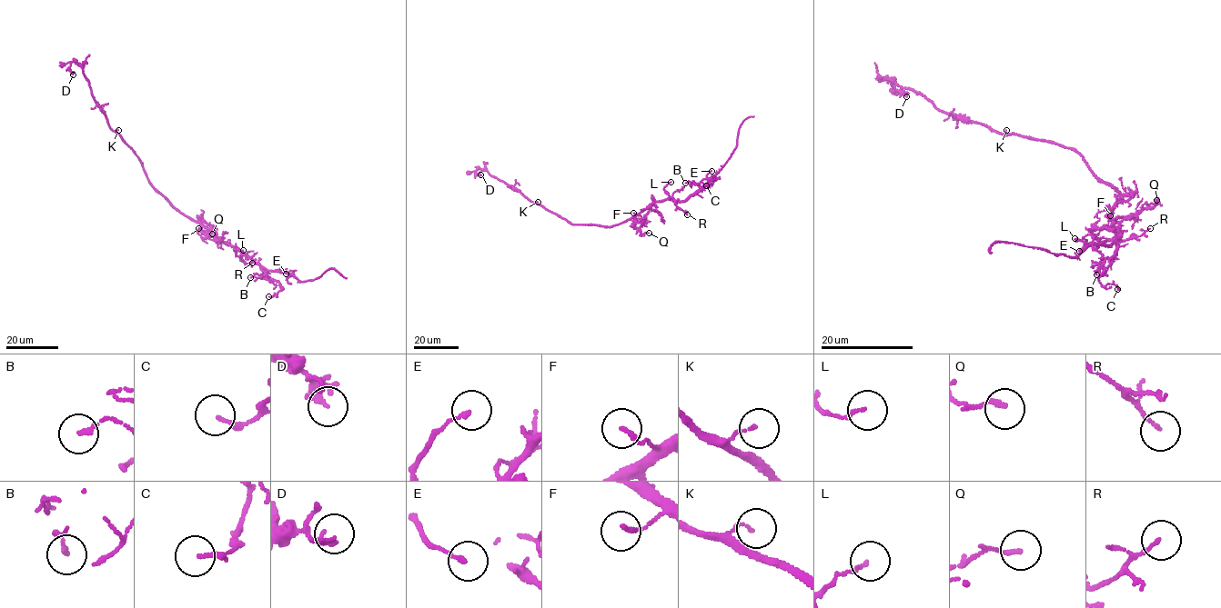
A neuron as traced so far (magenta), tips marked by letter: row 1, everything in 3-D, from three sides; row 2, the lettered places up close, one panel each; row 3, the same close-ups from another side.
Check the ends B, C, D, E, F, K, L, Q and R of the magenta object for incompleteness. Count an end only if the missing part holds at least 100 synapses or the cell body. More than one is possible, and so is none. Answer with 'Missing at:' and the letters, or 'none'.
Missing at: none

